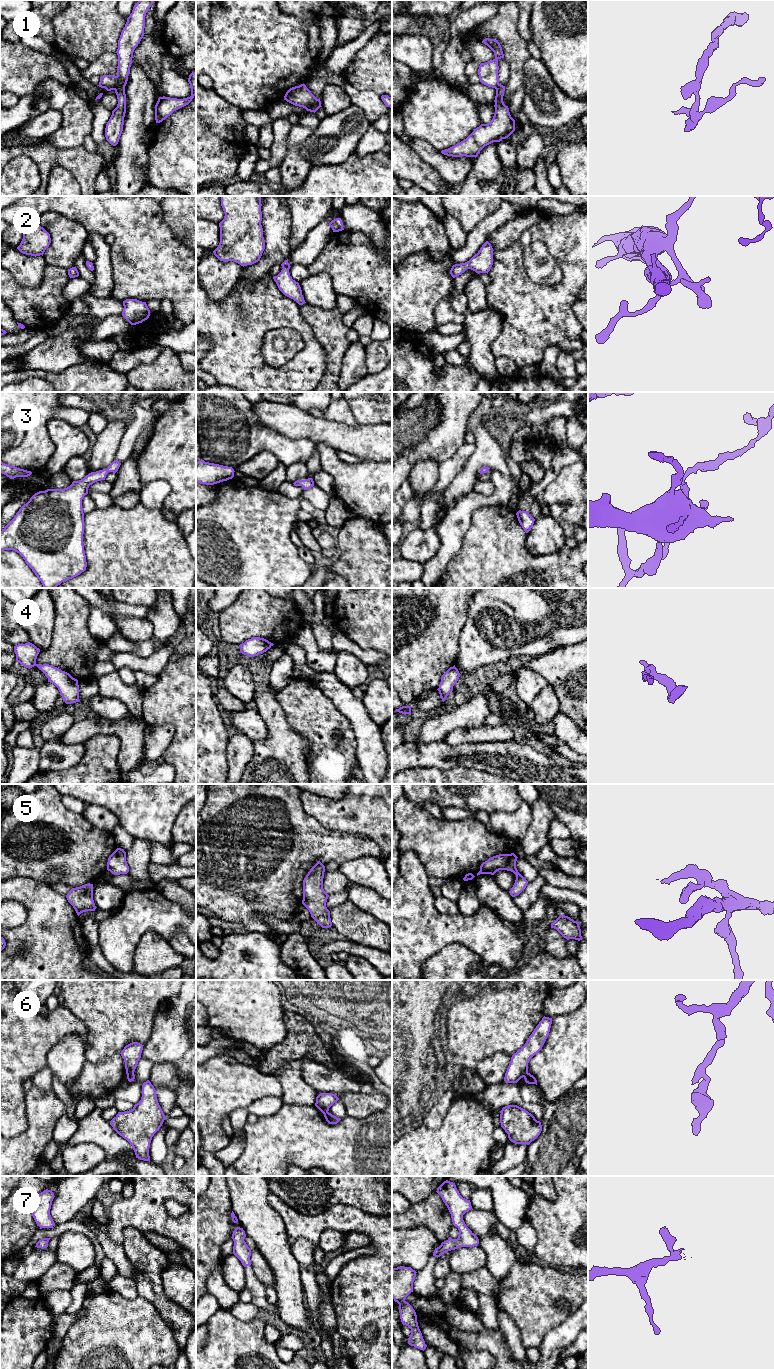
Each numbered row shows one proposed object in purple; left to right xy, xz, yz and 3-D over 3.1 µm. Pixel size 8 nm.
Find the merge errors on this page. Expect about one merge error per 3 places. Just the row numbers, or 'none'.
1, 6

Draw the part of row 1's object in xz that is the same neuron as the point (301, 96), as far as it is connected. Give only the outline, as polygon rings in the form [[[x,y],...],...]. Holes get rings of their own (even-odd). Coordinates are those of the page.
[[[305,84],[290,88],[286,92],[284,100],[306,110],[313,105],[321,105],[320,99],[317,99]]]

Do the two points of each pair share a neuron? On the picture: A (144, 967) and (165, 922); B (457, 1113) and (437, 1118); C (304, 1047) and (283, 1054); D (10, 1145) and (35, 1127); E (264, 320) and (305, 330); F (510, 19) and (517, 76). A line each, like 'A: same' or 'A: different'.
A: different
B: different
C: same
D: same
E: same
F: same

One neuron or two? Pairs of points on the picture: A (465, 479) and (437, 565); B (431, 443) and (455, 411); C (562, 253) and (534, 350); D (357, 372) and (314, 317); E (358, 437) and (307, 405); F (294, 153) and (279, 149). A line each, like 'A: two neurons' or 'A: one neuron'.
A: two neurons
B: one neuron
C: one neuron
D: two neurons
E: two neurons
F: two neurons

